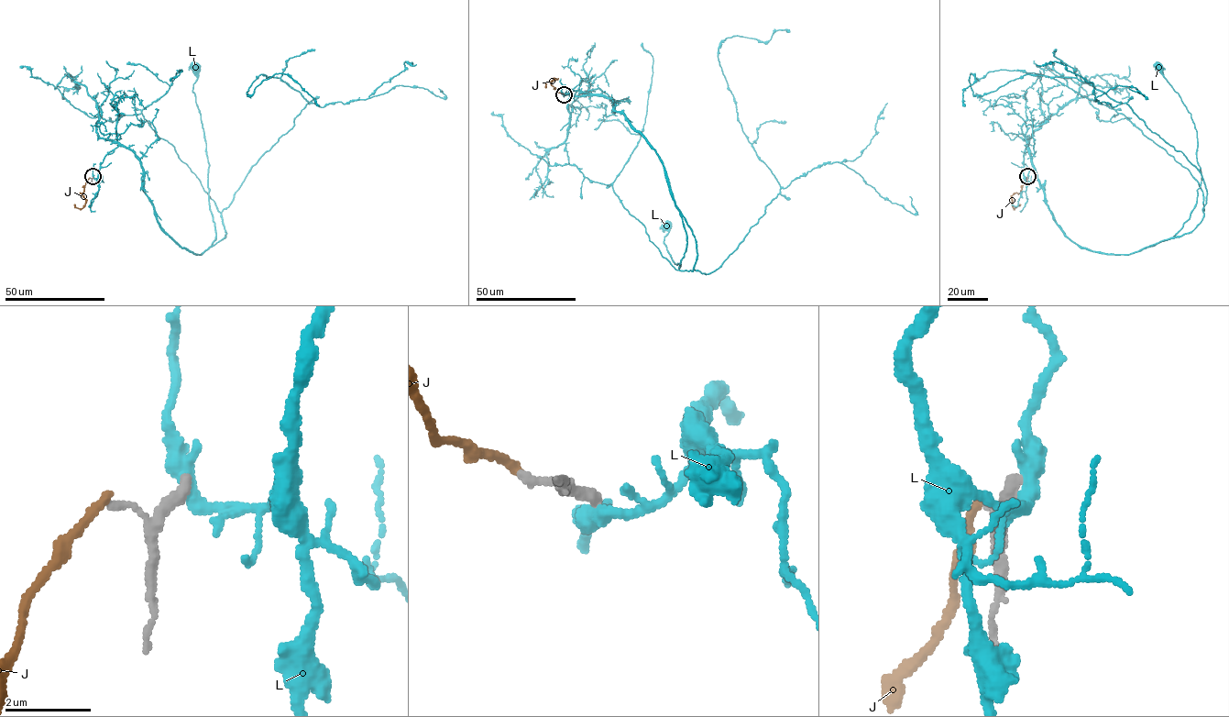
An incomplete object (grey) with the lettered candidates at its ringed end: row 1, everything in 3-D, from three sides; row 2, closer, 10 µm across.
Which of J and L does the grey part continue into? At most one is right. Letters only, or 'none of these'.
none of these

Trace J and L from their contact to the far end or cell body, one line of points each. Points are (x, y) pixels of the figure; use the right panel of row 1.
J: (1026, 178), (1019, 193), (1012, 195), (1014, 208), (1021, 204)
L: (1027, 177), (1026, 146), (1055, 223), (1081, 248), (1131, 254), (1170, 239), (1201, 172), (1190, 114), (1158, 67)

